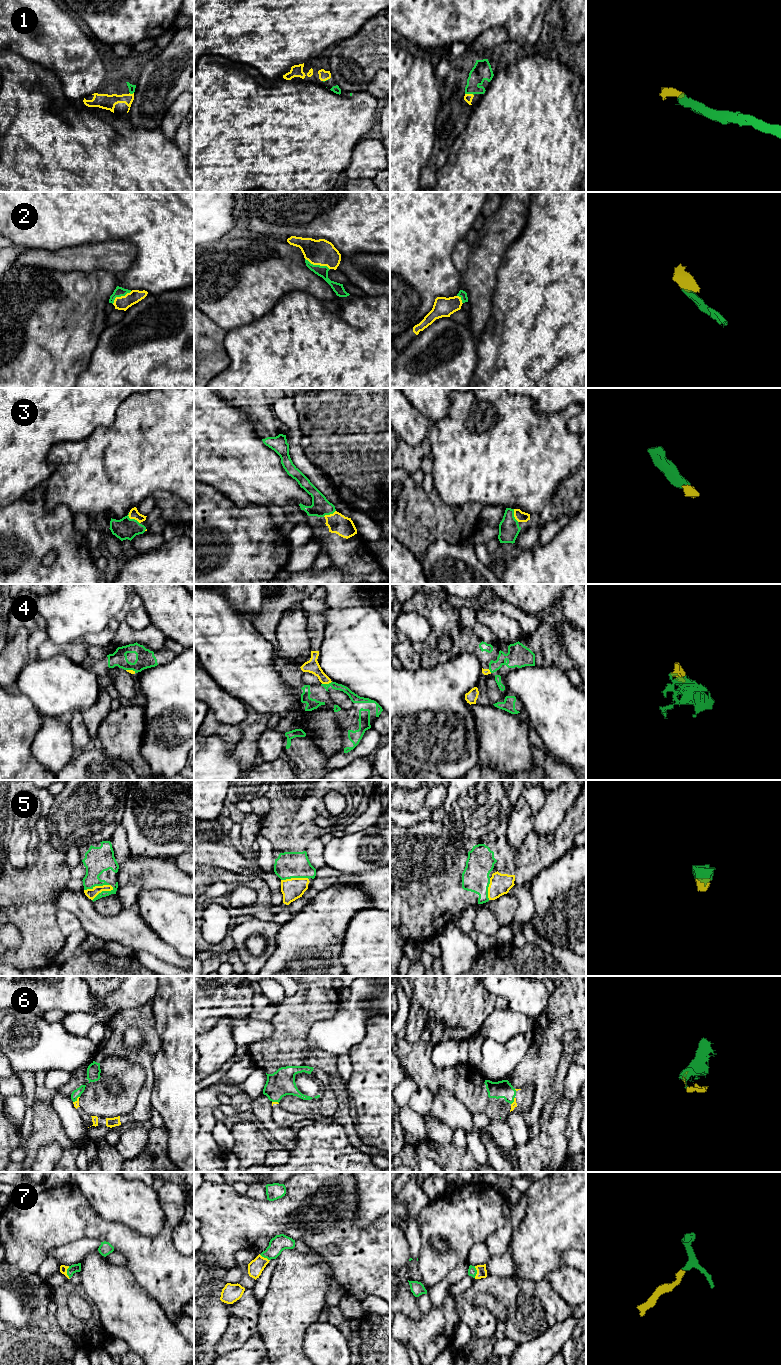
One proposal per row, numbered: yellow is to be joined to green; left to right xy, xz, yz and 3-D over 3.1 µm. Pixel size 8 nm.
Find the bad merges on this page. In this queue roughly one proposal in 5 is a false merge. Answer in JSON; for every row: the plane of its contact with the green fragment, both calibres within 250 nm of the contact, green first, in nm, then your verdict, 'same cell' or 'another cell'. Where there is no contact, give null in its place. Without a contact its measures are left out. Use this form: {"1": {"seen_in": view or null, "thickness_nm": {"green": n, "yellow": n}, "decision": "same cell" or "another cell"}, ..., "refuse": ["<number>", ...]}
{"1": {"seen_in": "yz", "thickness_nm": {"green": 150, "yellow": 70}, "decision": "same cell"}, "2": {"seen_in": "xz", "thickness_nm": {"green": 90, "yellow": 220}, "decision": "same cell"}, "3": {"seen_in": "xy", "thickness_nm": {"green": 170, "yellow": 80}, "decision": "same cell"}, "4": {"seen_in": "xz", "thickness_nm": {"green": 70, "yellow": 110}, "decision": "same cell"}, "5": {"seen_in": "xy", "thickness_nm": {"green": 200, "yellow": 80}, "decision": "same cell"}, "6": {"seen_in": "xy", "thickness_nm": {"green": 70, "yellow": 50}, "decision": "same cell"}, "7": {"seen_in": "xy", "thickness_nm": {"green": 70, "yellow": 60}, "decision": "same cell"}, "refuse": []}

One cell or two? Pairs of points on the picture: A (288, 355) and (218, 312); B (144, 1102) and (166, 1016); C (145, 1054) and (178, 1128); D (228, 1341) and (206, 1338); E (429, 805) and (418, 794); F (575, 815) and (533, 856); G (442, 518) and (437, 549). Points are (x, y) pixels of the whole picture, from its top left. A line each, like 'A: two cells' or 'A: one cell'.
A: two cells
B: two cells
C: two cells
D: two cells
E: two cells
F: one cell
G: two cells

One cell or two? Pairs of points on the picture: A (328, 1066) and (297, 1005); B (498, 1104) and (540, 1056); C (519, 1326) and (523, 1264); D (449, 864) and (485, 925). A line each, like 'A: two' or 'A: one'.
A: one
B: two
C: two
D: two

